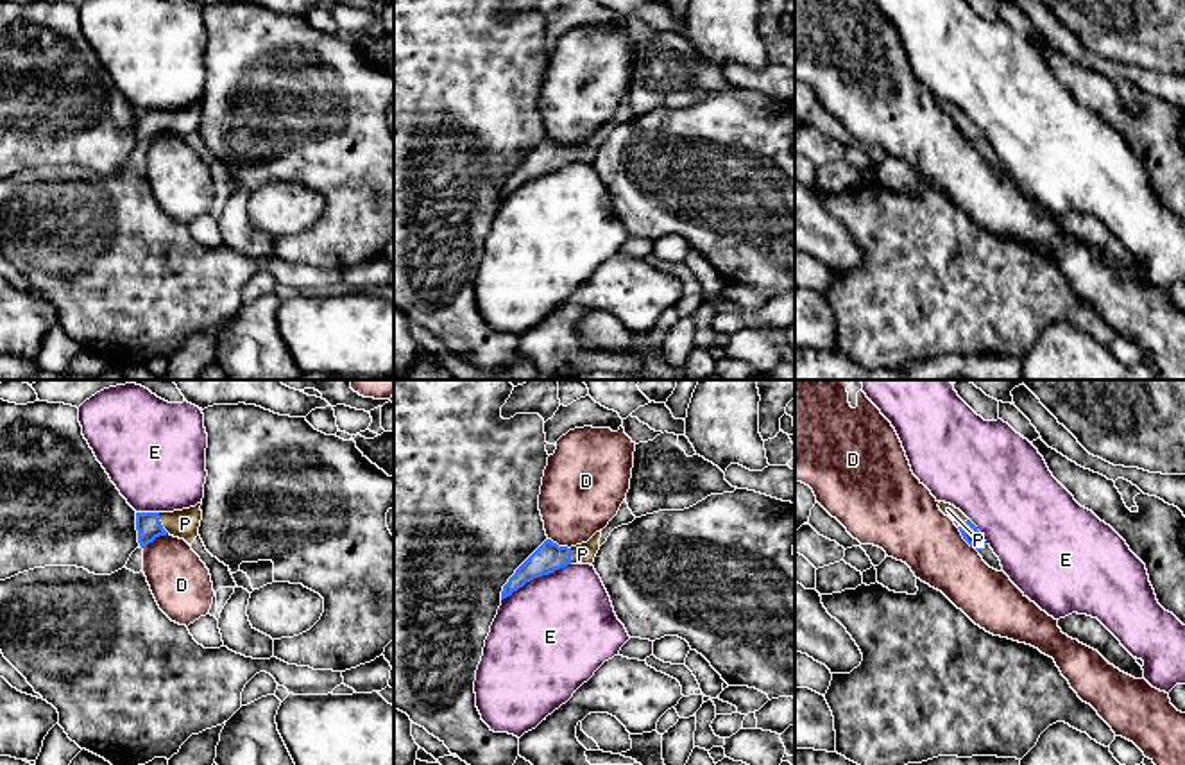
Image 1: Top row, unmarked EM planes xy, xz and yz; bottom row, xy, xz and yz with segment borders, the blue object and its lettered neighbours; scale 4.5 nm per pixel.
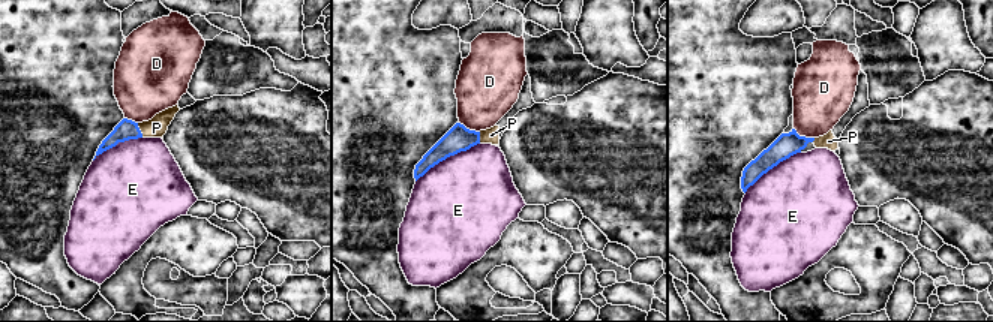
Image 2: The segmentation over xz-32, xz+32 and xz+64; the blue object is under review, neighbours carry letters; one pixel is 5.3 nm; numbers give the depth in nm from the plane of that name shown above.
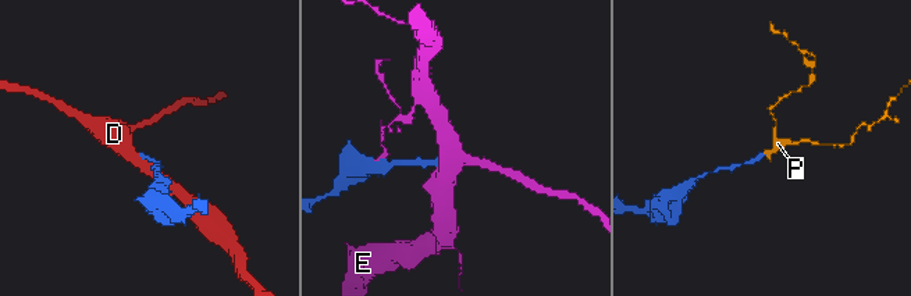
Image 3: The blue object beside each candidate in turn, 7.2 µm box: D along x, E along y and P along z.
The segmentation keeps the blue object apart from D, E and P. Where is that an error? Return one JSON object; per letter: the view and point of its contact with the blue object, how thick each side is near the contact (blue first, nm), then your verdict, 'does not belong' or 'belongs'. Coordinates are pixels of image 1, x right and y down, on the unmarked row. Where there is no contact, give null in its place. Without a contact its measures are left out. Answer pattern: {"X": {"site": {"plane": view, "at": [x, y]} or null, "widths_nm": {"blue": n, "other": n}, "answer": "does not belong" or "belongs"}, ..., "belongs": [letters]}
{"D": {"site": {"plane": "yz", "at": [965, 138]}, "widths_nm": {"blue": 80, "other": 300}, "answer": "does not belong"}, "E": {"site": {"plane": "xz", "at": [536, 176]}, "widths_nm": {"blue": 130, "other": 480}, "answer": "does not belong"}, "P": {"site": {"plane": "xy", "at": [160, 122]}, "widths_nm": {"blue": 120, "other": 130}, "answer": "belongs"}, "belongs": ["P"]}

